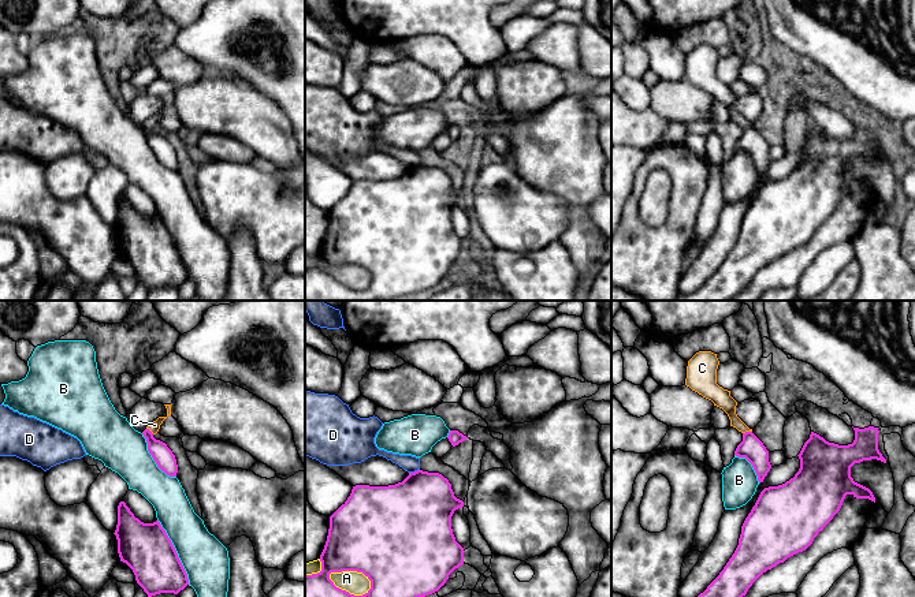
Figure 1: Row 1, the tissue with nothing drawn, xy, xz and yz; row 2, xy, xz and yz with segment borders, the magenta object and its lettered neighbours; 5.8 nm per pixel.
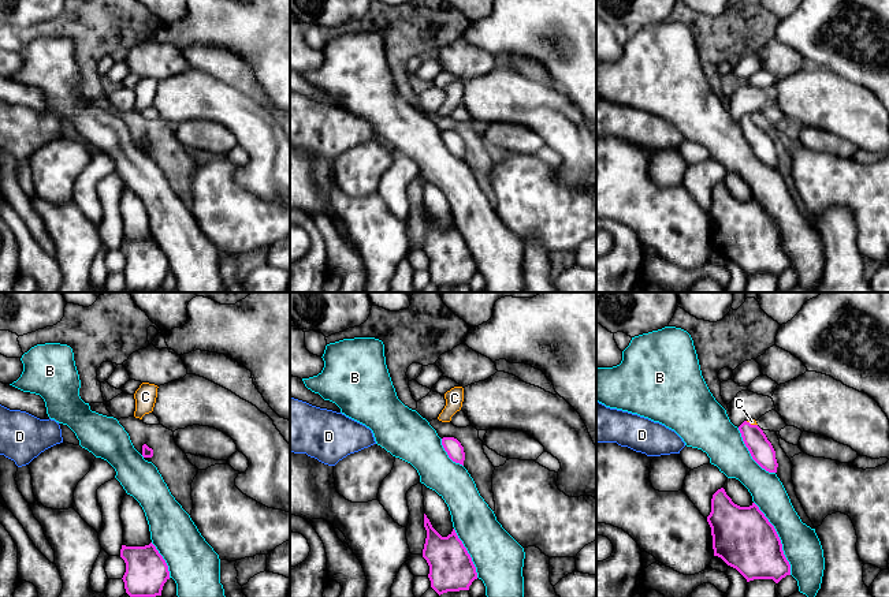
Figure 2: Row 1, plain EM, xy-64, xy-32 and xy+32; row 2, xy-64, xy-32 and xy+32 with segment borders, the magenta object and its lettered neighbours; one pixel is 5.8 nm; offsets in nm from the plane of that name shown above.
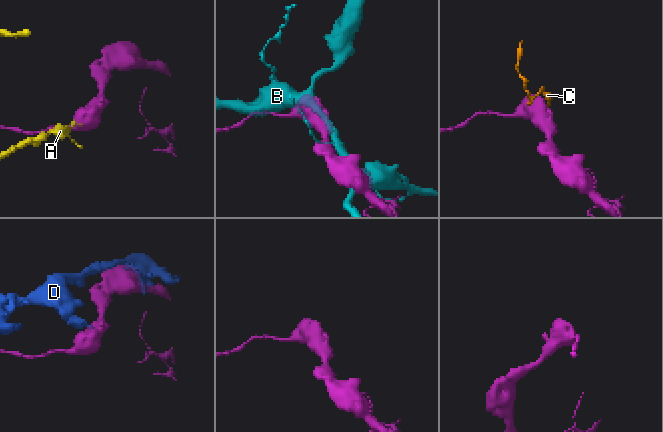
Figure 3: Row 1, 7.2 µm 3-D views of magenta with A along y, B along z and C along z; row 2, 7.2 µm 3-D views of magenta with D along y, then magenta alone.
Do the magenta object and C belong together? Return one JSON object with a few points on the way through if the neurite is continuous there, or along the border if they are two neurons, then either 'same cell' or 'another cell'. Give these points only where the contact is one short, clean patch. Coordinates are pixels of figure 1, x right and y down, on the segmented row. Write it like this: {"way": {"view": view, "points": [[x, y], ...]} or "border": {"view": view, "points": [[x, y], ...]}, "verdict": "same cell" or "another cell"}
{"way": {"view": "yz", "points": [[751, 448], [747, 432], [722, 399]]}, "verdict": "same cell"}

